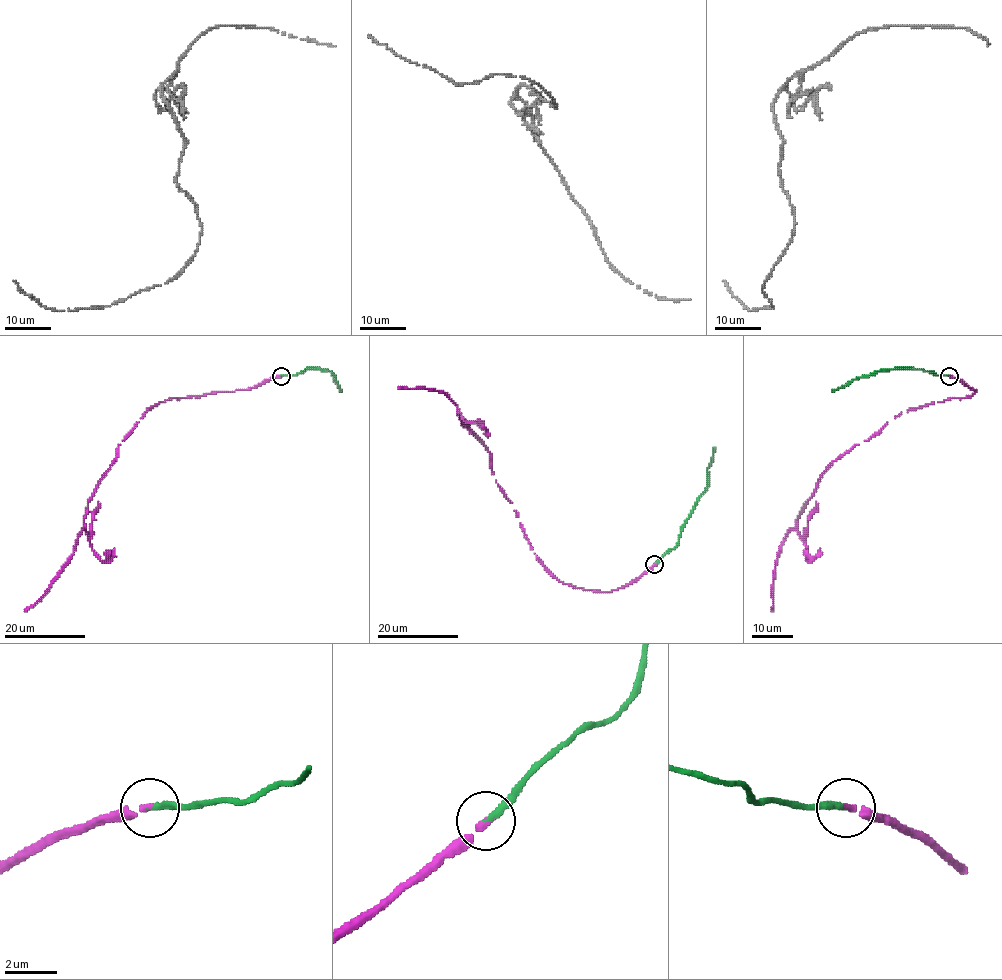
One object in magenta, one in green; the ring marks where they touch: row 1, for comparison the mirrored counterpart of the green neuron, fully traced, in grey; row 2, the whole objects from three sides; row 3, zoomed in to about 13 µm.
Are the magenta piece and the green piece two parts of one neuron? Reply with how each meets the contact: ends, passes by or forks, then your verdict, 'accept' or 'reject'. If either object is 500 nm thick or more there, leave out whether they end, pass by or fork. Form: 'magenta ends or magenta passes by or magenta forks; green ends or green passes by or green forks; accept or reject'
magenta ends; green ends; accept

